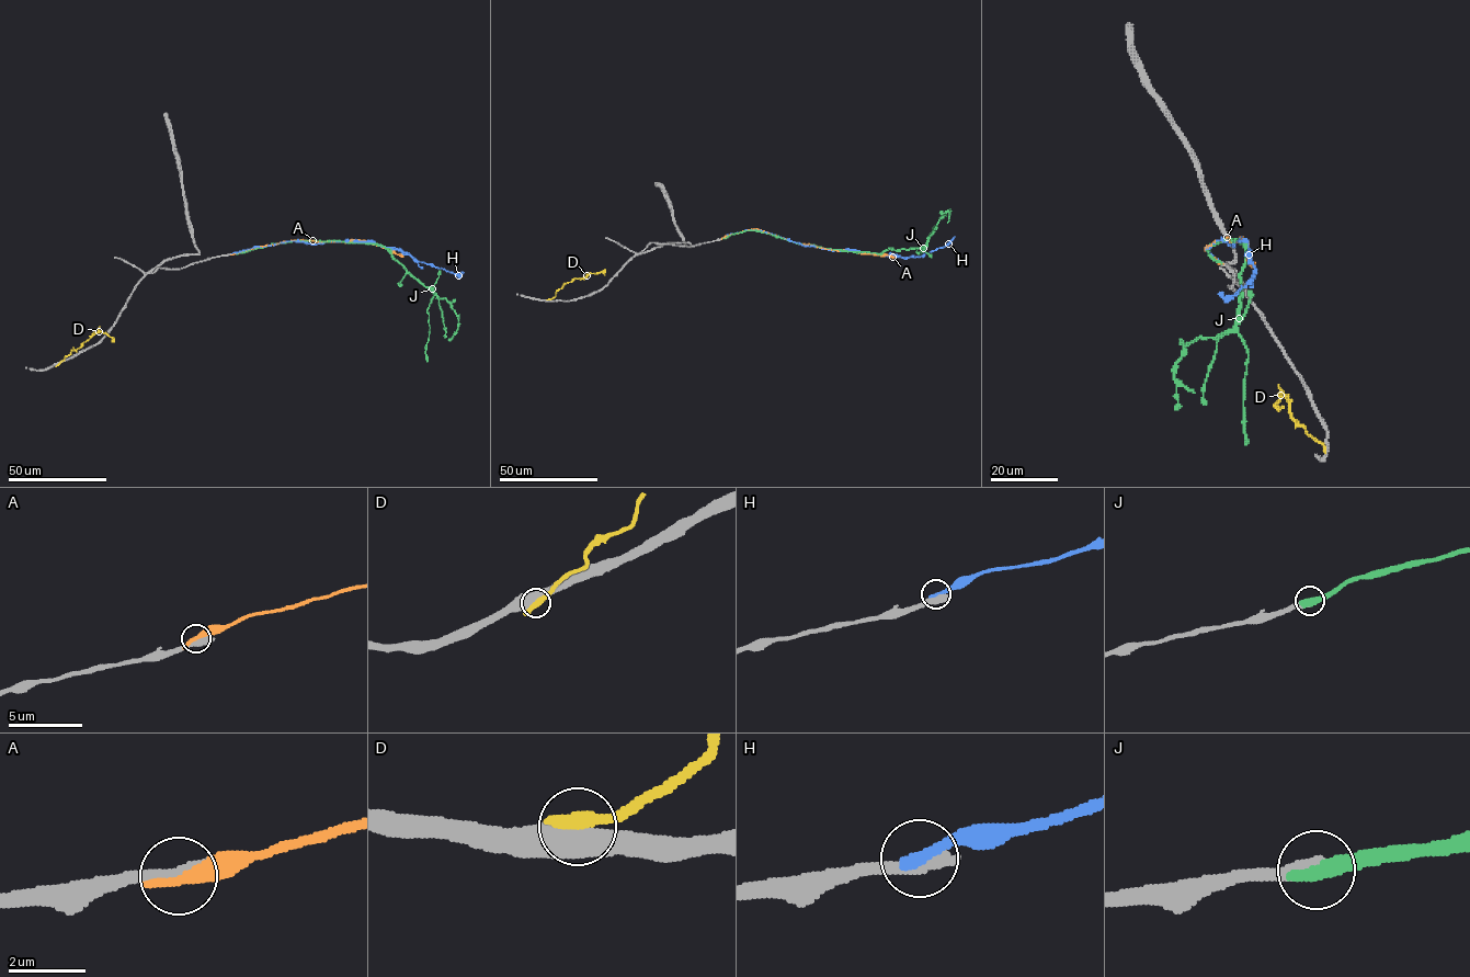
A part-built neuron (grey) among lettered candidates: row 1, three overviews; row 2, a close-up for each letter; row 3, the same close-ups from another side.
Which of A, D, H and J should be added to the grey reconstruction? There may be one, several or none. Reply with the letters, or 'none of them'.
J

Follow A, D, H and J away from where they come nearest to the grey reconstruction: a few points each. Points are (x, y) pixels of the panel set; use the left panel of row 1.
A: (231, 254), (282, 241), (364, 239), (403, 257)
D: (57, 364), (100, 331), (113, 339)
H: (232, 253), (287, 241), (314, 245), (362, 240), (400, 249), (418, 261), (455, 273), (464, 272)
J: (234, 254), (283, 242), (337, 240), (382, 245), (410, 273), (451, 304), (458, 326), (449, 341)

